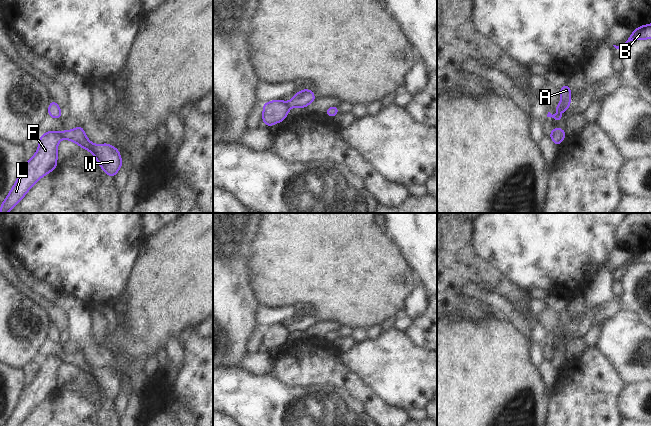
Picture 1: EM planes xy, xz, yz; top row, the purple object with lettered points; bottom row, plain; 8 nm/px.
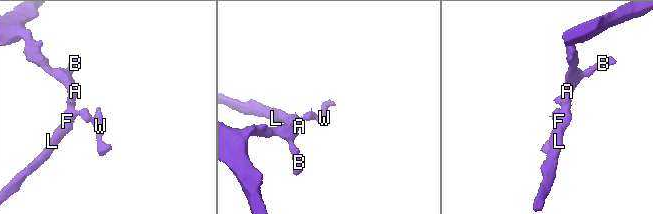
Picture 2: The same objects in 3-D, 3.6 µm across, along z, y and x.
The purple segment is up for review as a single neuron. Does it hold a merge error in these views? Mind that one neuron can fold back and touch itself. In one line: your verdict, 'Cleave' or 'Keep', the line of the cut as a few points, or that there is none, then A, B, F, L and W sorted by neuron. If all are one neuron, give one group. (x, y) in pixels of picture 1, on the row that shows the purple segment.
Cleave. Split along xz (284, 102), (289, 108). Groups: A B F L / W

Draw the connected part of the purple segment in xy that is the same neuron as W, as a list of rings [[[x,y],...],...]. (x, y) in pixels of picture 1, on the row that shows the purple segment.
[[[81,125],[71,131],[62,130],[61,136],[90,151],[97,159],[102,170],[112,178],[114,178],[118,170],[122,167],[123,163],[118,149],[106,143],[101,145],[91,143],[87,139]]]

